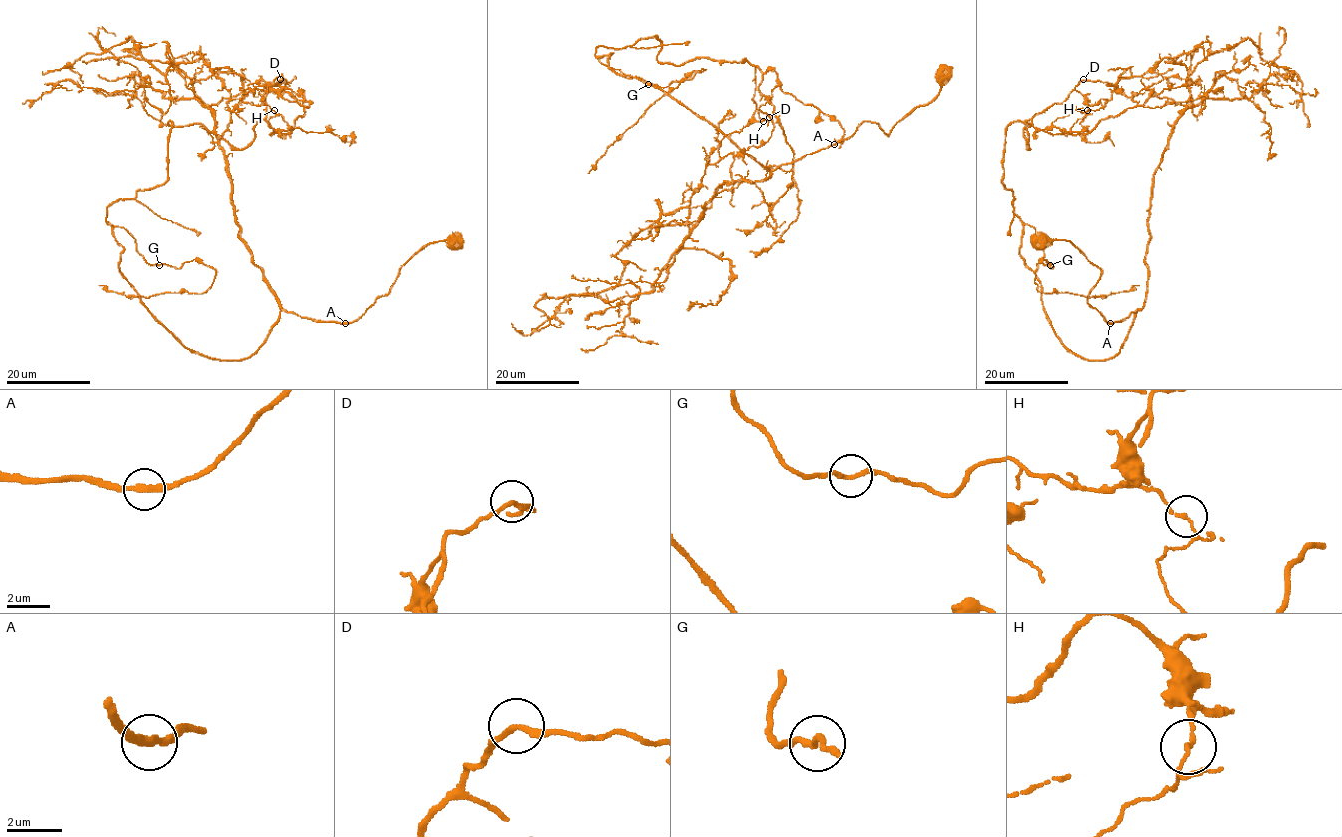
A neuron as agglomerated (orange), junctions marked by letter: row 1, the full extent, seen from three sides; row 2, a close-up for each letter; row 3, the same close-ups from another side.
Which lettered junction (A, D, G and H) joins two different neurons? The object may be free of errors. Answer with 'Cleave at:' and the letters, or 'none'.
Cleave at: H

